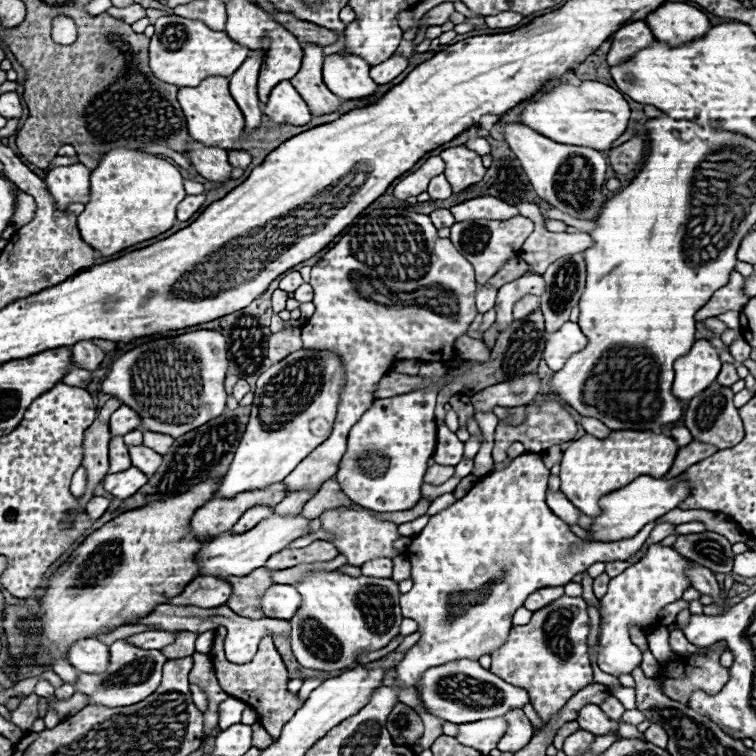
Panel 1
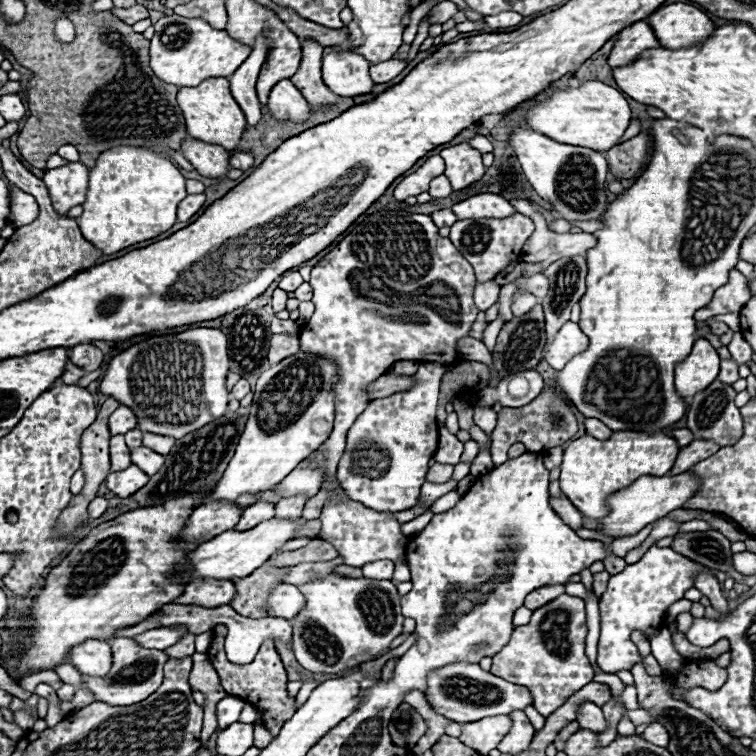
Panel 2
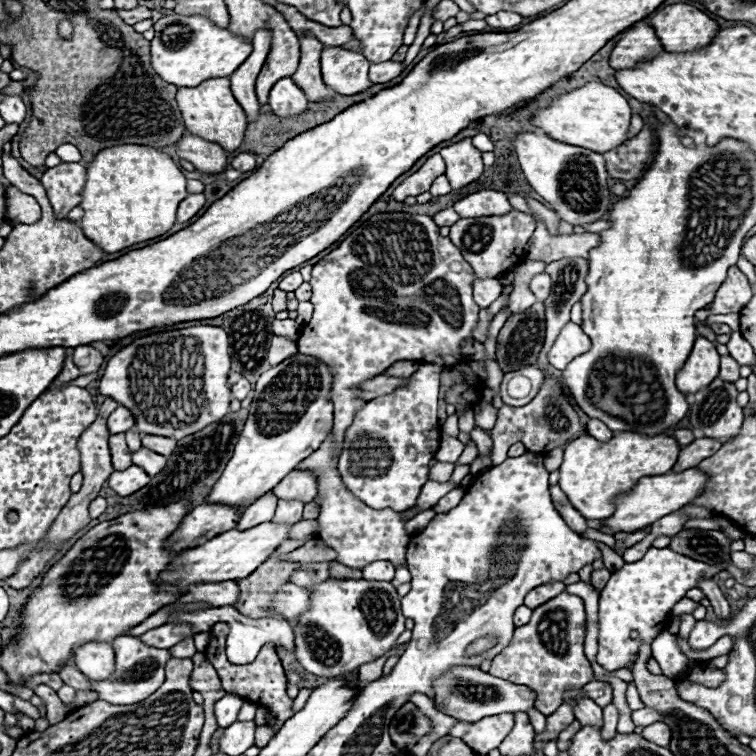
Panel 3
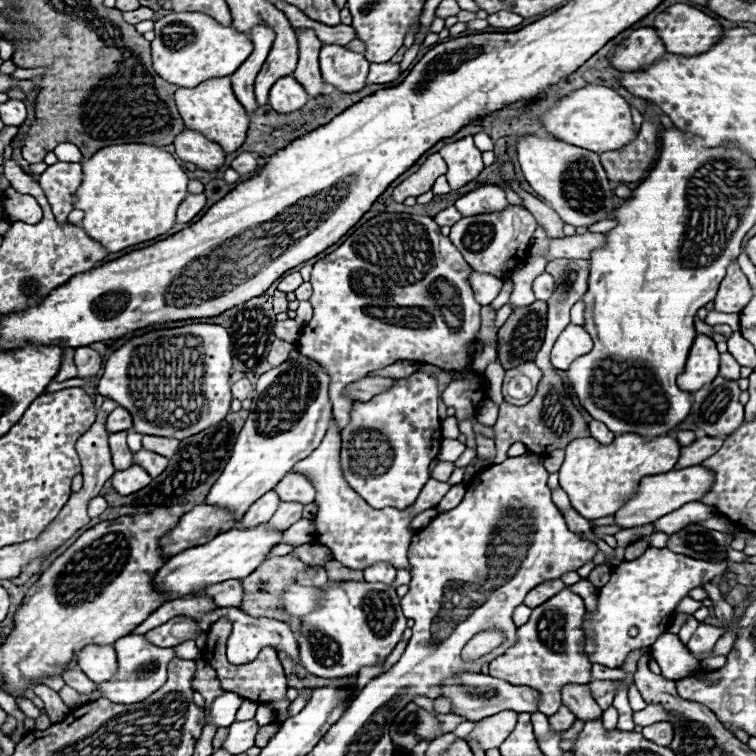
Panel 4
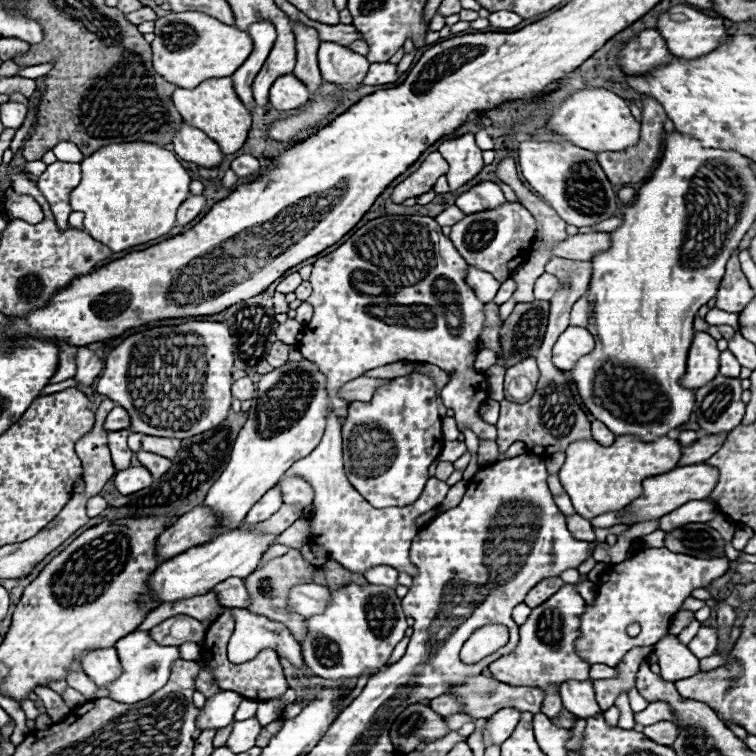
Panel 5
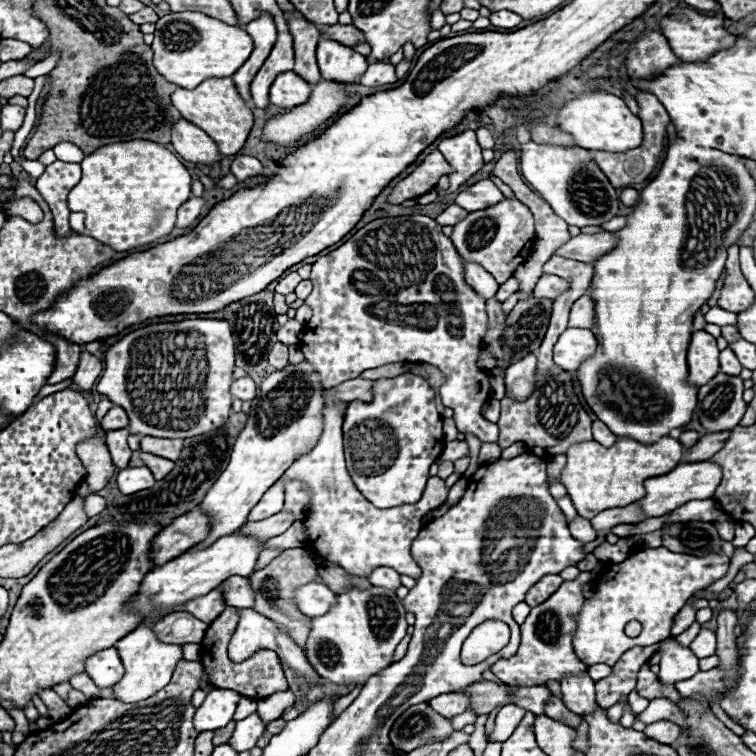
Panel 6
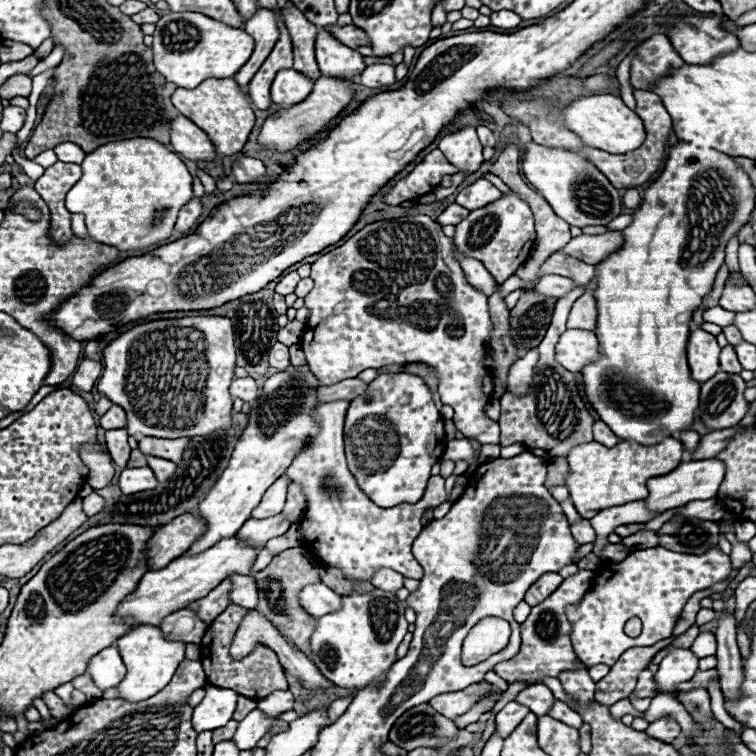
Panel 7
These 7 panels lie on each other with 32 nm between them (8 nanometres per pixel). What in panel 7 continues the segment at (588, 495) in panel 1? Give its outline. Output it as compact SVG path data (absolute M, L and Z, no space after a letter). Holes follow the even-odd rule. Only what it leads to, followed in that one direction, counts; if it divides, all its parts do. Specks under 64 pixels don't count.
M666 438L654 446L640 446L630 440L620 440L616 446L606 448L598 442L584 442L568 452L566 486L570 498L582 518L592 518L604 508L624 506L628 502L644 500L648 496L646 480L672 472L684 456L684 446L676 438Z

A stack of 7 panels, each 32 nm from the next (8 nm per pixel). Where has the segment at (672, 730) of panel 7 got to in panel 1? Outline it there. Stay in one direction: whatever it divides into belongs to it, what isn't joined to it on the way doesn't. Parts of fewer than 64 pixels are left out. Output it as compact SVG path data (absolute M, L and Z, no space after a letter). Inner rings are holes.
M654 724L644 732L644 738L646 738L648 742L660 746L660 748L666 748L666 744L668 744L668 734L666 734L662 728L656 728Z

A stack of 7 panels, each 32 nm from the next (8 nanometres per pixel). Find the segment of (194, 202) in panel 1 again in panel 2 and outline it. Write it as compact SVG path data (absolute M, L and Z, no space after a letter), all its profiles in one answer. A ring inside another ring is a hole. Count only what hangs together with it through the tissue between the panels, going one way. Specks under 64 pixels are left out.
M188 194L180 204L178 204L178 222L190 220L204 204L206 196L204 194Z

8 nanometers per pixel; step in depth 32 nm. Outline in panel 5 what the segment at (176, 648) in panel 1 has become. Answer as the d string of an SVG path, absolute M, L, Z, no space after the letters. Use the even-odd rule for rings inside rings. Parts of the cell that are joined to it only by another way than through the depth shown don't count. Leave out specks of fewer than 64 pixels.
M184 642L178 646L180 650L180 658L184 660L198 660L200 658L200 648L196 642Z

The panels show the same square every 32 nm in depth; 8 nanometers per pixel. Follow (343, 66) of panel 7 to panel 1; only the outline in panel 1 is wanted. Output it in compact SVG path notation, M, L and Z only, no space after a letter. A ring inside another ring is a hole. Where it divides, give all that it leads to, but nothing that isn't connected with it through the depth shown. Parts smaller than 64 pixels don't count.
M330 54L324 60L324 82L326 86L342 100L362 100L362 98L370 98L376 94L378 84L372 82L370 74L370 64L358 56L350 56L350 54Z

